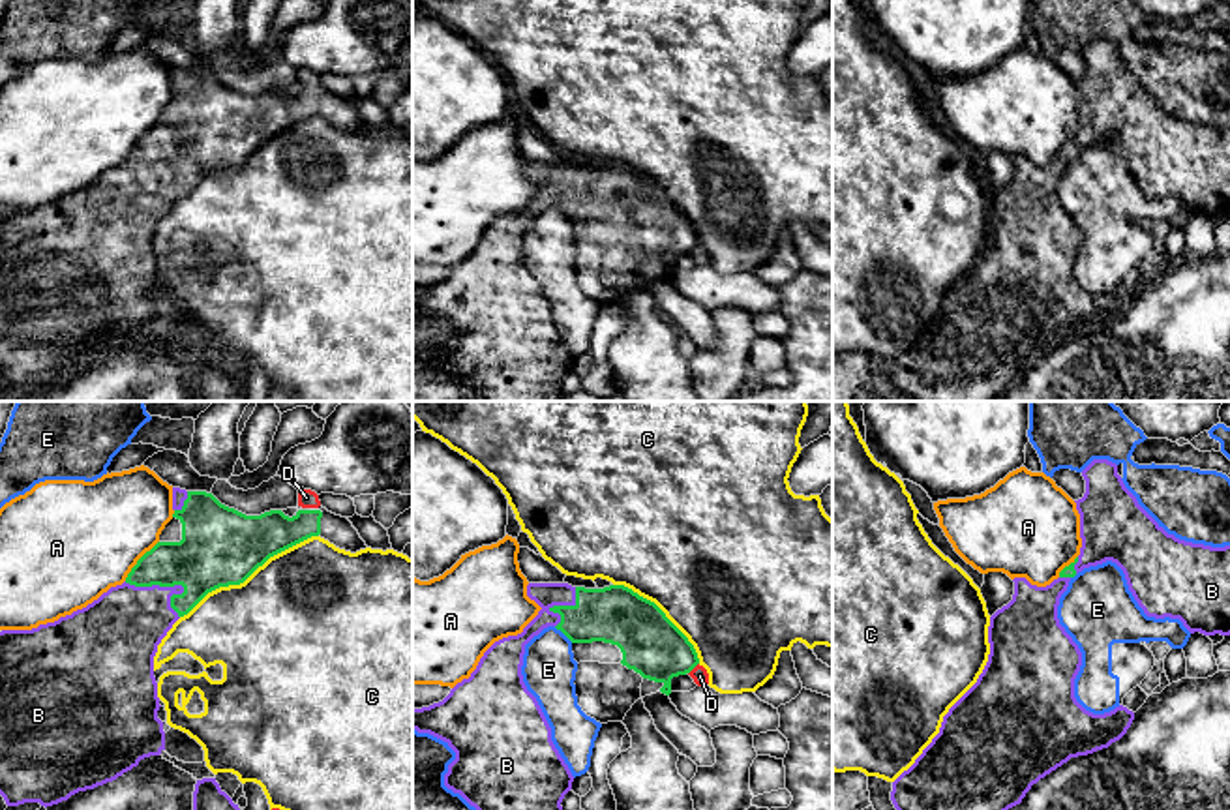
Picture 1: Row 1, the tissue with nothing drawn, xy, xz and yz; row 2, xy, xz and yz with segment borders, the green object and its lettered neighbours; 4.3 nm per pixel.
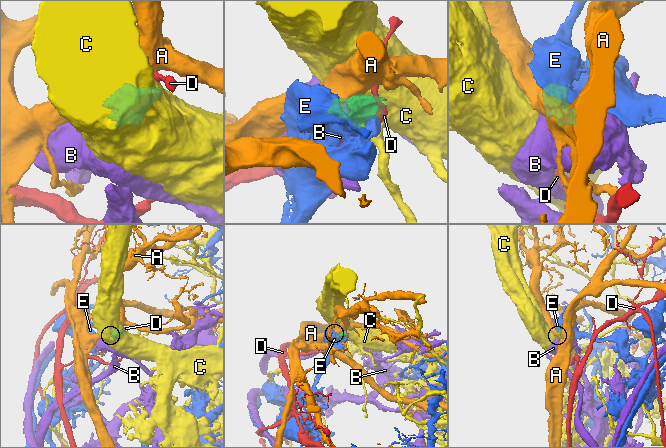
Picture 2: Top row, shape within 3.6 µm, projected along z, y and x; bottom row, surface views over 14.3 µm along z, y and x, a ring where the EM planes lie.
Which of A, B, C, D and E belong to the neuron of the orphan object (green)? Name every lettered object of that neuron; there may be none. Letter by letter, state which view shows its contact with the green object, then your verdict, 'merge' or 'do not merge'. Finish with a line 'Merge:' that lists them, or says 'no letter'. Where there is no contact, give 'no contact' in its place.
A: meets green in xy; do not merge
B: meets green in xy; merge
C: meets green in xy; do not merge
D: meets green in xz; do not merge
E: meets green in xz; do not merge
Merge: B

